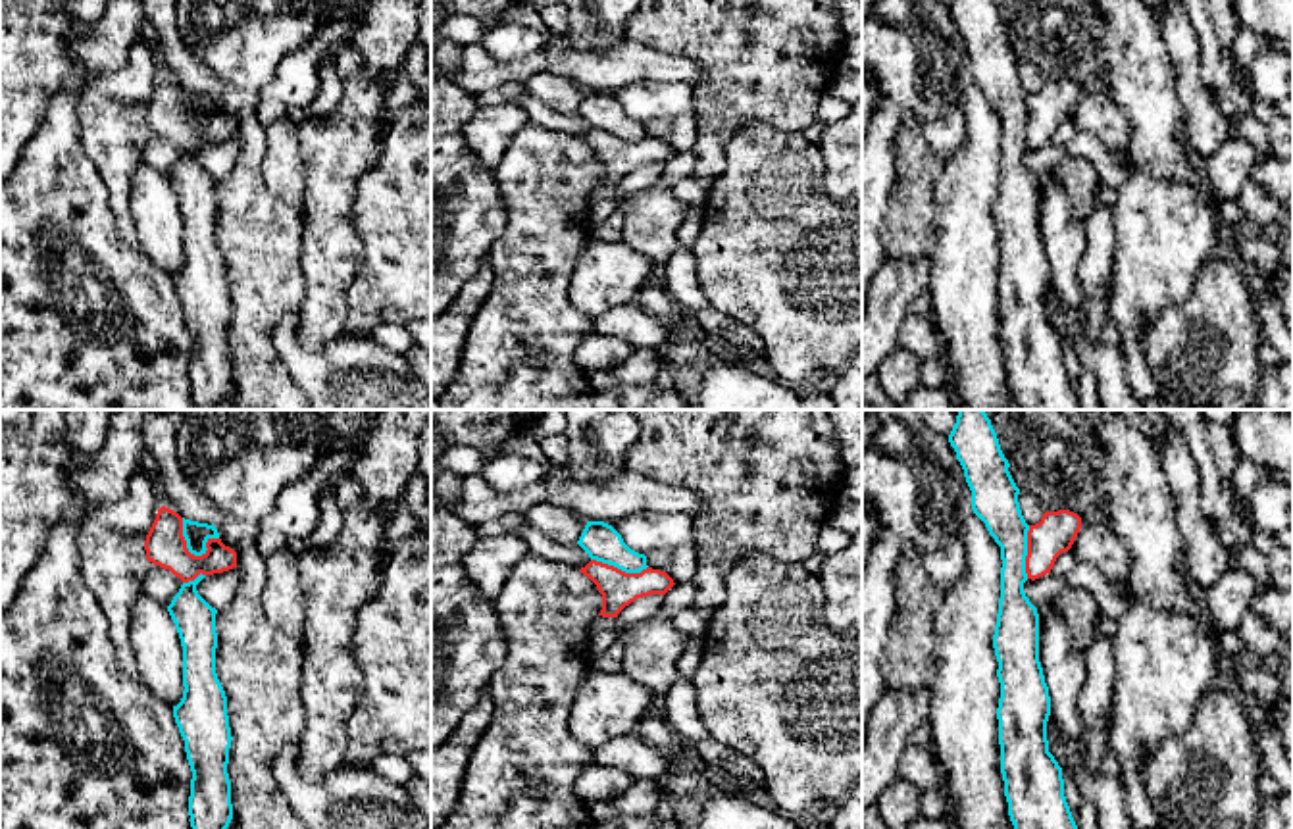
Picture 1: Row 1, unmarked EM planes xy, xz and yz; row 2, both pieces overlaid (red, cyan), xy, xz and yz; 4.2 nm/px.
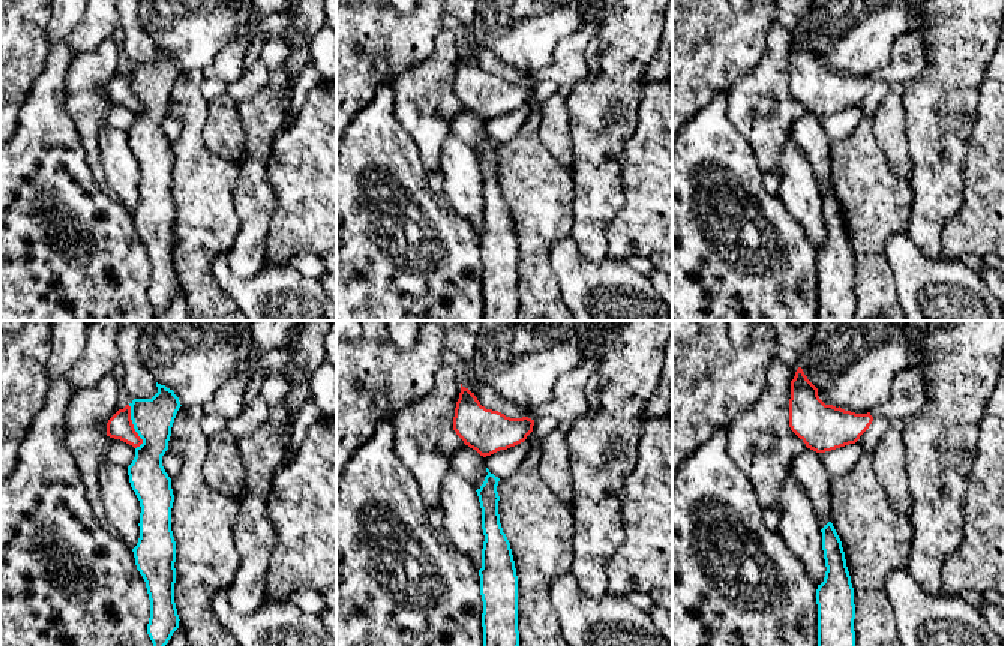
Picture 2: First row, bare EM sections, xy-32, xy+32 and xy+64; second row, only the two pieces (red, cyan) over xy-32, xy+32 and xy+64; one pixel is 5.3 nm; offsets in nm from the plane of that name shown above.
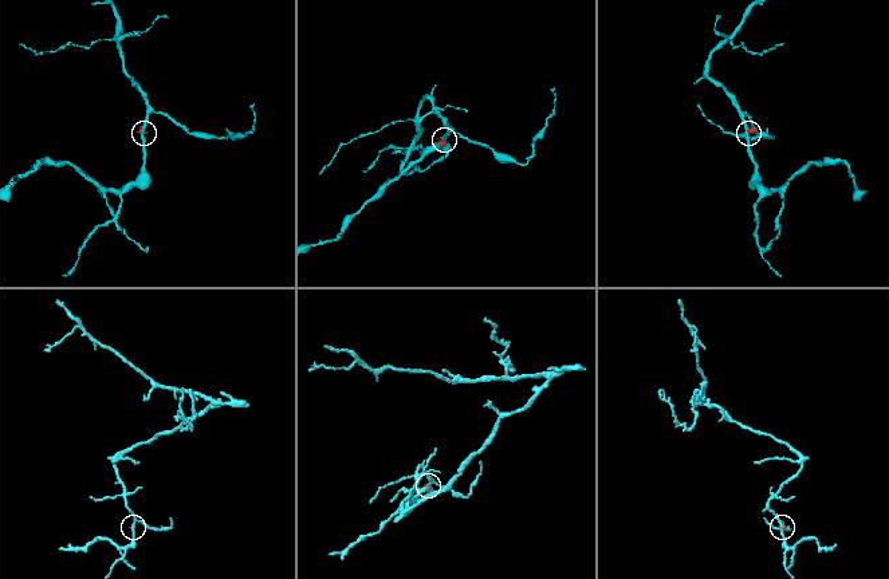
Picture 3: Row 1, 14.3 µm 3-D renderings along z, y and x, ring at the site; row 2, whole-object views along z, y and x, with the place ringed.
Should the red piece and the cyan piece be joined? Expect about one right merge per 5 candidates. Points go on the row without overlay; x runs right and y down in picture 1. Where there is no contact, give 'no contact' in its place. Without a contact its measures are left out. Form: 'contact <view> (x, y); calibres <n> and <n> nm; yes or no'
contact xy (185, 112); calibres 170 and 100 nm; no

